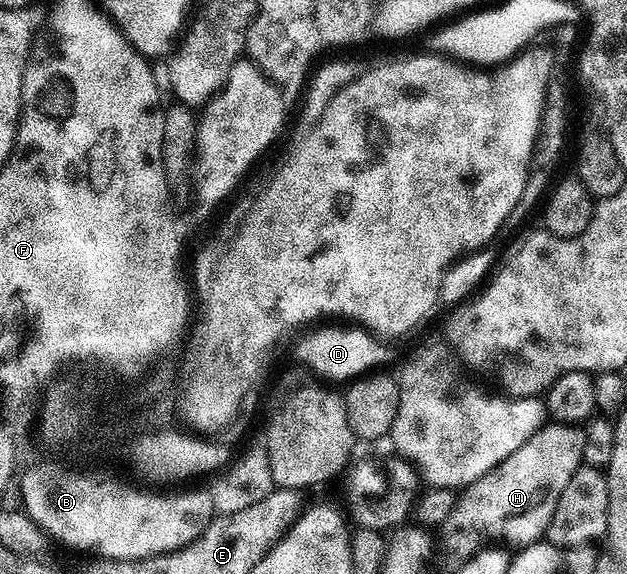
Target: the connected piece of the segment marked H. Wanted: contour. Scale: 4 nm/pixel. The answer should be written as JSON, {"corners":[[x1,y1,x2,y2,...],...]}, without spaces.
{"corners":[[548,422,521,449,509,453,501,465,462,488,453,513,441,525,448,549,466,557,480,550,484,541,516,543,519,549,540,542,547,534,549,521,553,521,553,509,557,509,565,485,583,463,586,440,582,426]]}

